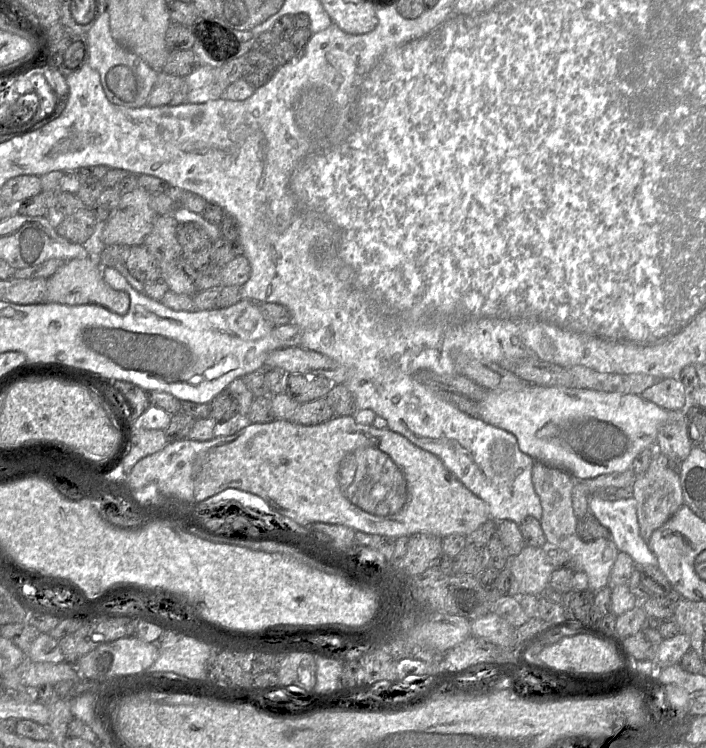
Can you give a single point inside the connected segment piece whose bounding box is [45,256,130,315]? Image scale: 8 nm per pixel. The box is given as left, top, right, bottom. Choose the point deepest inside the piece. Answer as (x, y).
(79, 281)

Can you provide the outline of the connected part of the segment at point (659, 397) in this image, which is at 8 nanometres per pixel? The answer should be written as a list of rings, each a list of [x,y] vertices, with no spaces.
[[[679,378],[660,379],[640,395],[667,410],[680,410],[685,404],[685,387]]]

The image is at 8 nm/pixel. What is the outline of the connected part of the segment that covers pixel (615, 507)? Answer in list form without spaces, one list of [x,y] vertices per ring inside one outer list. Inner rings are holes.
[[[590,495],[590,513],[609,530],[610,540],[619,552],[627,553],[636,565],[657,566],[657,557],[650,550],[648,541],[640,534],[634,497],[607,496],[613,495]]]

